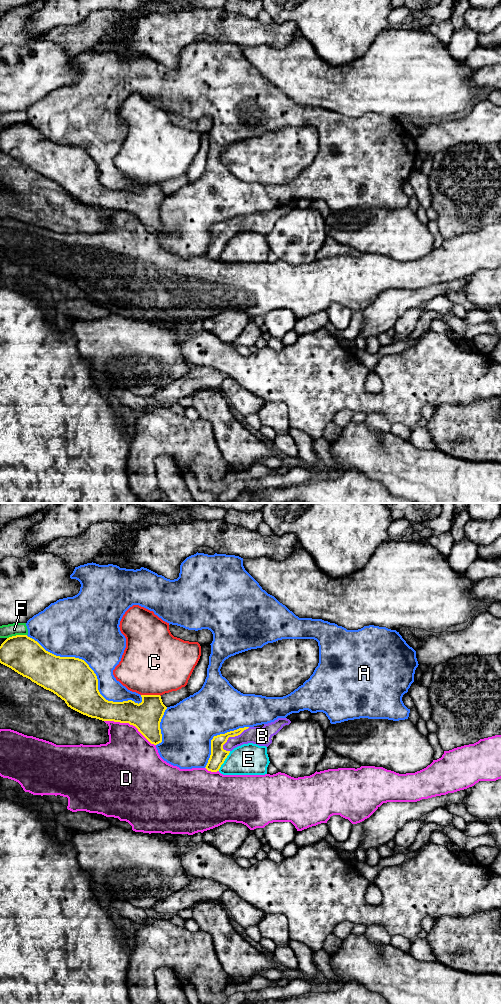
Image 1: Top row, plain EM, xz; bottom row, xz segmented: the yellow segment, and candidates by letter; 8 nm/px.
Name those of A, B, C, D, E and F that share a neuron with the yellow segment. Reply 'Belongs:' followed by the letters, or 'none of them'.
Belongs: B

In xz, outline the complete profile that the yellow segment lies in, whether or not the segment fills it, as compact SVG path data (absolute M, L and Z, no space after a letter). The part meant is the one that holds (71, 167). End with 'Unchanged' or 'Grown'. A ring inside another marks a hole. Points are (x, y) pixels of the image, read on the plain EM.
M27 123L9 125L1 132L0 151L53 180L83 203L129 211L151 232L162 230L160 210L167 195L160 183L141 183L139 192L108 189L100 182L97 164L84 148L56 144Z. Unchanged

